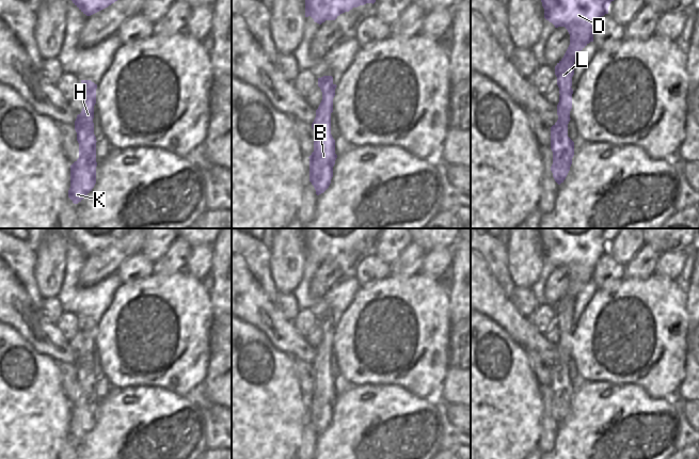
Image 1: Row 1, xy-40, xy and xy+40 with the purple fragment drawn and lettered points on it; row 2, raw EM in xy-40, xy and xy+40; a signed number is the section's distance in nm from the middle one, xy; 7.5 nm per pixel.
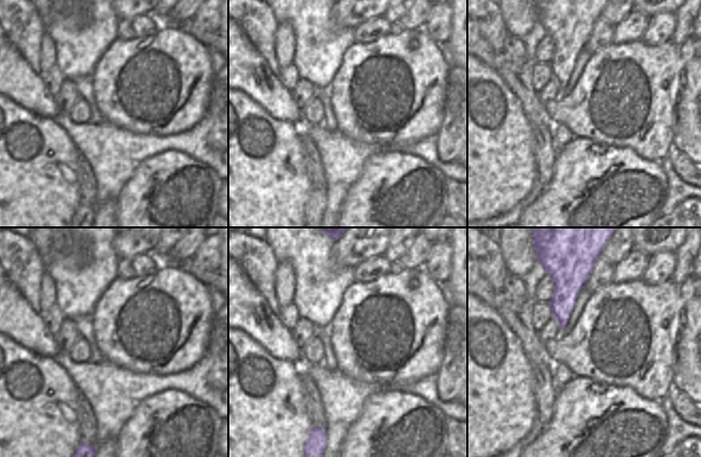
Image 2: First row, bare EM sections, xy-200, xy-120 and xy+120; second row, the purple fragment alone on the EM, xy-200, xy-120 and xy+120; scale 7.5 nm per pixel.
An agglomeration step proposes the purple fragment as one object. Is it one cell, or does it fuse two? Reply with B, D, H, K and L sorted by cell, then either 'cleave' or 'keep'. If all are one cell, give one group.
groups B D H K L; keep

